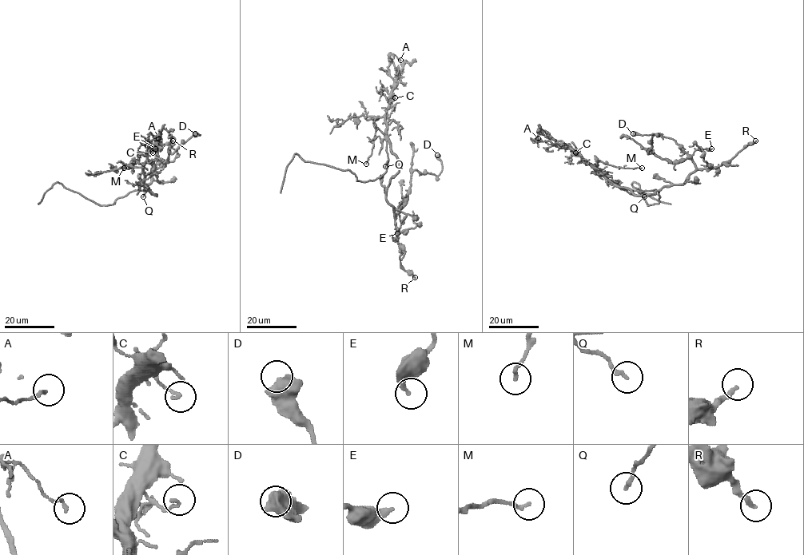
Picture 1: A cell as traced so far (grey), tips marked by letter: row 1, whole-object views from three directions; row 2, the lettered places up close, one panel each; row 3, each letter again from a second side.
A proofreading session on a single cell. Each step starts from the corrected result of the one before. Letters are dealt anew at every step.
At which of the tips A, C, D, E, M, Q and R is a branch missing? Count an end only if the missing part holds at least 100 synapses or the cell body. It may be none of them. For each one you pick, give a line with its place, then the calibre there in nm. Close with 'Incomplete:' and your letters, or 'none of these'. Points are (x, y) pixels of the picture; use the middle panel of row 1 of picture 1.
Incomplete: none of these

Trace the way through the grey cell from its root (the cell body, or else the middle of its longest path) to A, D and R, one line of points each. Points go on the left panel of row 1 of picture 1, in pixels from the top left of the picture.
A: (149, 188), (144, 184), (143, 163), (152, 146), (146, 140), (158, 138)
D: (149, 188), (157, 195), (144, 185), (151, 181), (153, 161), (165, 161), (169, 153), (200, 134), (195, 133)
R: (149, 188), (157, 195), (144, 185), (151, 181), (152, 172), (159, 159), (157, 149), (173, 140)

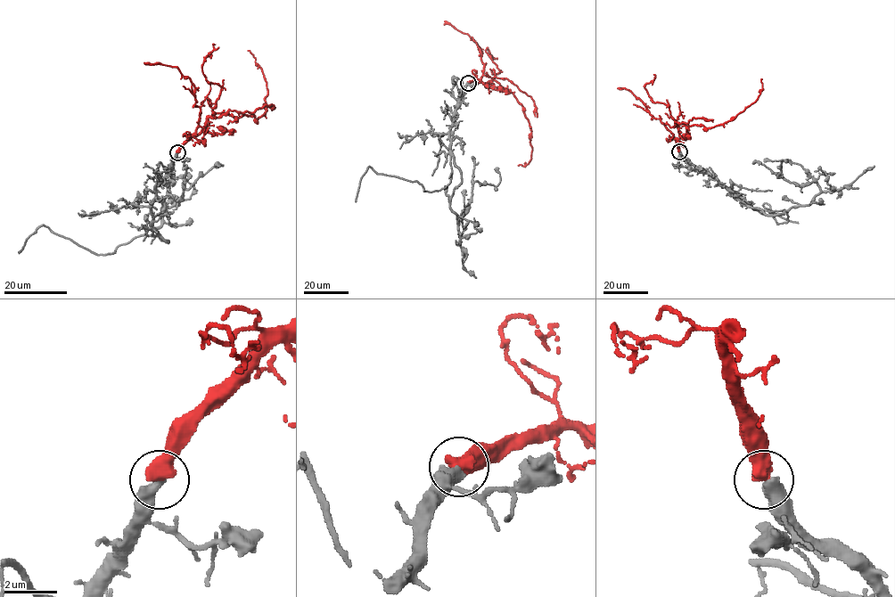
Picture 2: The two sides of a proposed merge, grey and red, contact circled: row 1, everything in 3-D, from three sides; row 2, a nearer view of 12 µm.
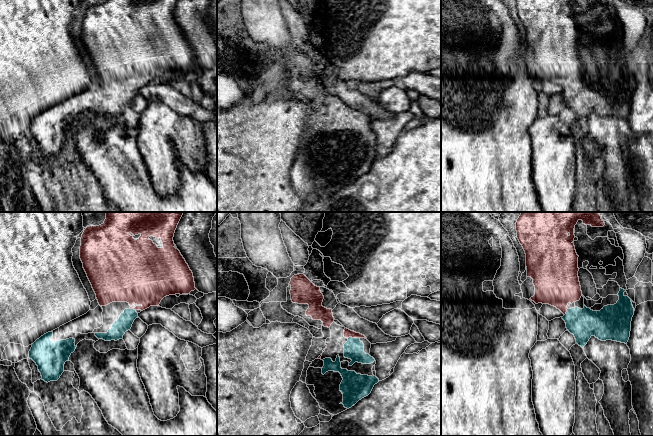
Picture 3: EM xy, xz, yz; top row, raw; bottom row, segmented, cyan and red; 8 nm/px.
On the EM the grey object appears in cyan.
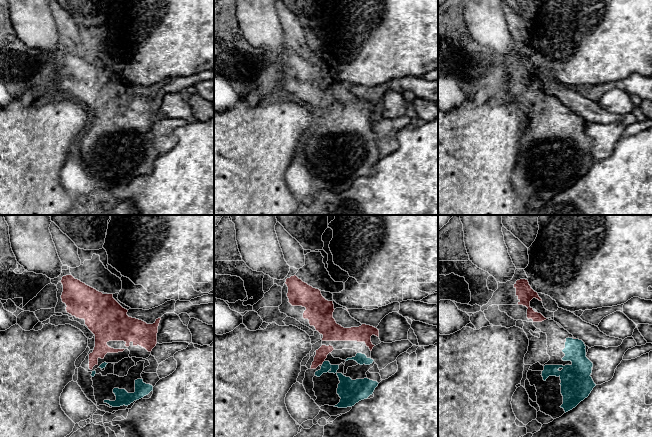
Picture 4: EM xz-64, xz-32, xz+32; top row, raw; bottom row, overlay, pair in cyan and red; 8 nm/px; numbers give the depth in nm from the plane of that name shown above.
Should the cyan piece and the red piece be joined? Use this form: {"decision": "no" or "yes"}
{"decision": "yes"}

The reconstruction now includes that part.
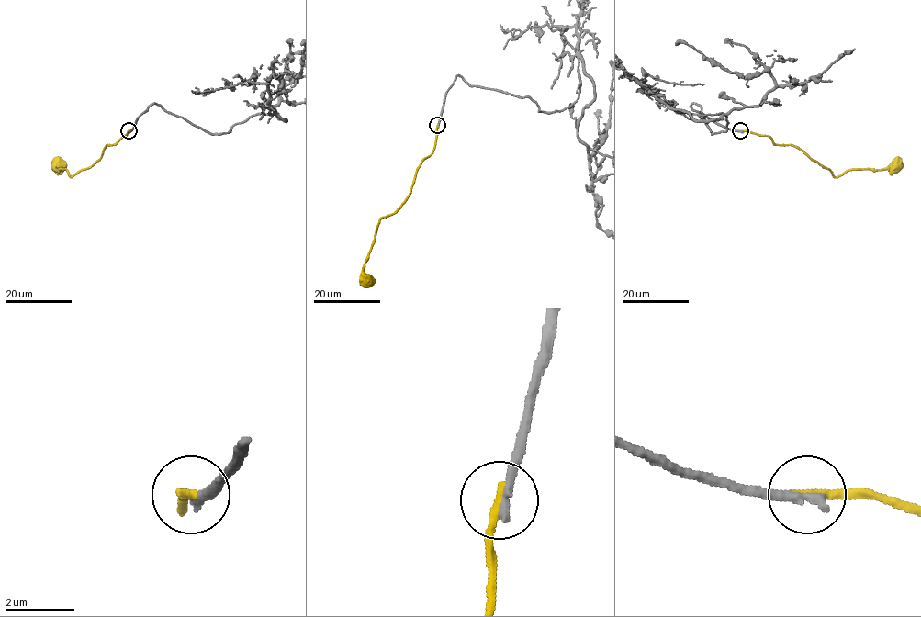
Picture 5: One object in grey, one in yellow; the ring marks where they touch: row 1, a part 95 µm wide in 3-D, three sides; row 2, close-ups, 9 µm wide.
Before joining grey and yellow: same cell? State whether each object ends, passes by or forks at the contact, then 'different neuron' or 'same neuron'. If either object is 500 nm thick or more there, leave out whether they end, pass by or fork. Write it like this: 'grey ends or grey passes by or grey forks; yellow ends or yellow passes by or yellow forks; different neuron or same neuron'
grey ends; yellow ends; different neuron

